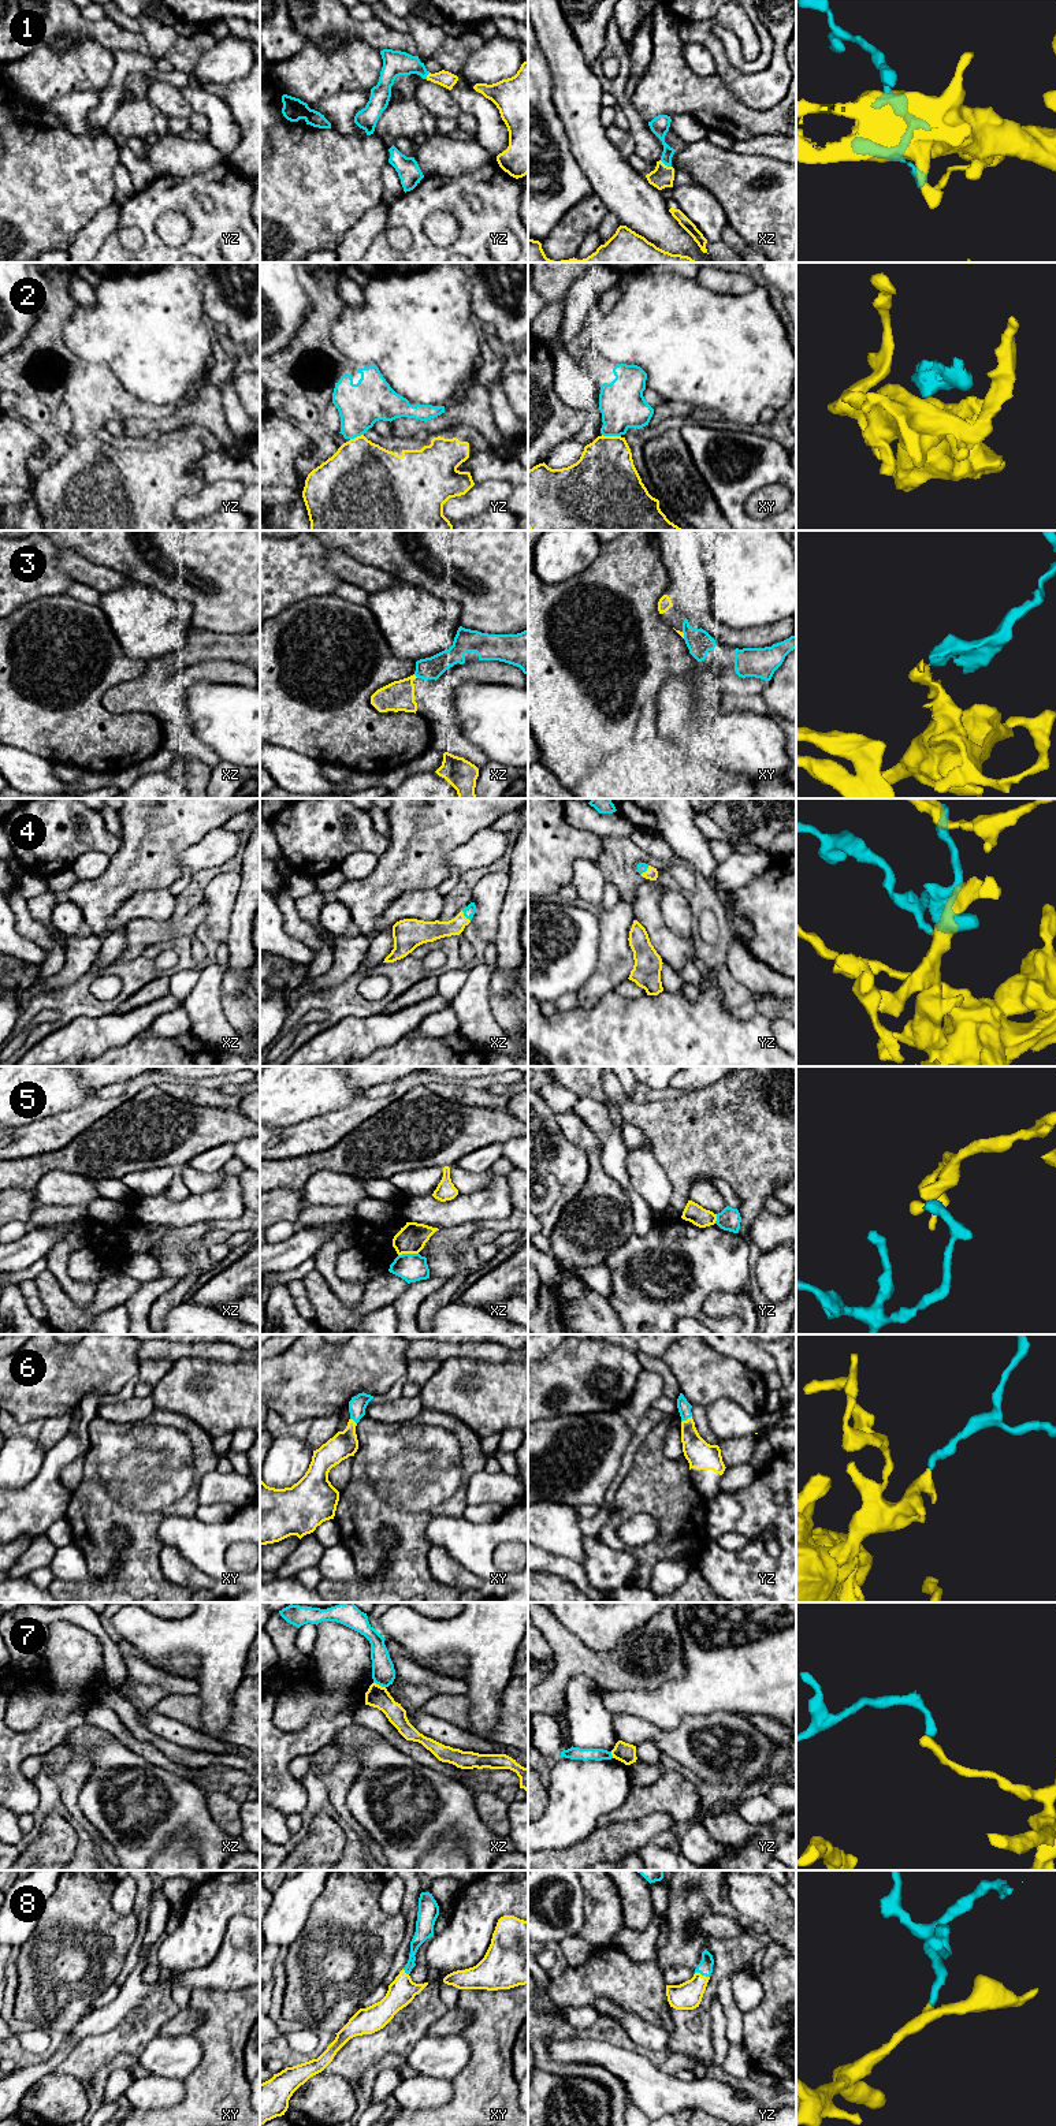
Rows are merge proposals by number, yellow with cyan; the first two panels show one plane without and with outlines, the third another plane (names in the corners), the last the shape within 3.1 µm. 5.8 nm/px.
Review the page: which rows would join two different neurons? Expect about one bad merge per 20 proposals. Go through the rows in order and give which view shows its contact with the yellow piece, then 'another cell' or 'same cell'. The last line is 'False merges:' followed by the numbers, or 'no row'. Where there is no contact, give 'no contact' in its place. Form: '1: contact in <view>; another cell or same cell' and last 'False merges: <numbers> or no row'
1: contact in xz; same cell
2: contact in xy; same cell
3: contact in xz; same cell
4: contact in xz; same cell
5: contact in xz; another cell
6: contact in yz; same cell
7: contact in xz; another cell
8: contact in yz; same cell
False merges: 5, 7

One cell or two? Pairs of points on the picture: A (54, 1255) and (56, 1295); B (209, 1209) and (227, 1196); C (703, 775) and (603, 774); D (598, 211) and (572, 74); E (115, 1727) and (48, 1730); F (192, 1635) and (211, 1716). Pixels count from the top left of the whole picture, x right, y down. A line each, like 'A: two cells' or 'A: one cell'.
A: two cells
B: one cell
C: one cell
D: two cells
E: two cells
F: one cell

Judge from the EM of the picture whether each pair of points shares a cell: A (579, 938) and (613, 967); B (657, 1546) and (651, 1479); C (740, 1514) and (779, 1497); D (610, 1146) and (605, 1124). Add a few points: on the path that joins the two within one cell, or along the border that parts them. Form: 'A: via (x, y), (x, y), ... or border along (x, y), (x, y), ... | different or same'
A: border along (599, 922), (598, 963), (595, 971), (584, 983) | different
B: via (669, 1530), (668, 1496) | same
C: border along (781, 1489), (773, 1496), (773, 1501) | different
D: border along (605, 1104), (612, 1120), (612, 1129), (601, 1139) | different

